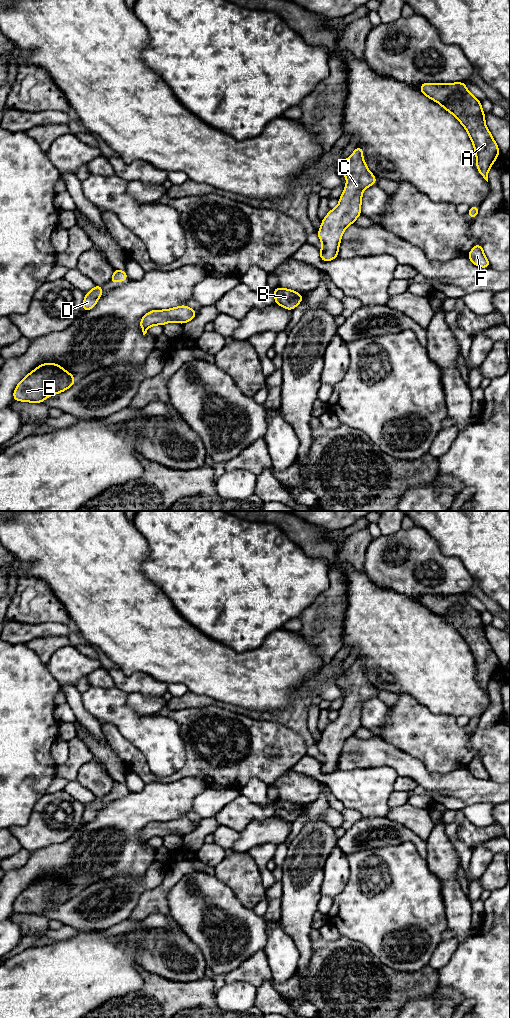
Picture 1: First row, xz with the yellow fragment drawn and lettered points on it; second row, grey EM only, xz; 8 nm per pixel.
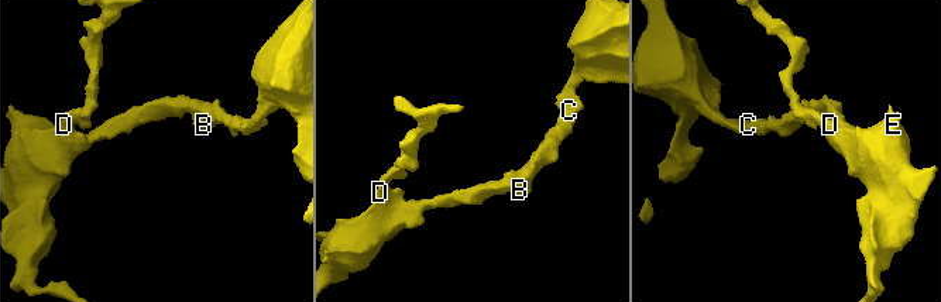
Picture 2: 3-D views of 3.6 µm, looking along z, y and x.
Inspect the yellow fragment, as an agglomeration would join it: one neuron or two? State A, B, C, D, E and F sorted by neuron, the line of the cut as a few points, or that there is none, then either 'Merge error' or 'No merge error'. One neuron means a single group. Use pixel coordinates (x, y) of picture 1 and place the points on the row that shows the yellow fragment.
Groups: A B C D E F. No split. No merge error

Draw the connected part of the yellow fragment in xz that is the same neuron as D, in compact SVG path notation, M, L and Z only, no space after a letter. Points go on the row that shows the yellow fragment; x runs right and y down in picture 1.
M95 285L94 288L85 294L82 312L86 312L95 307L98 299L103 295L102 285Z

